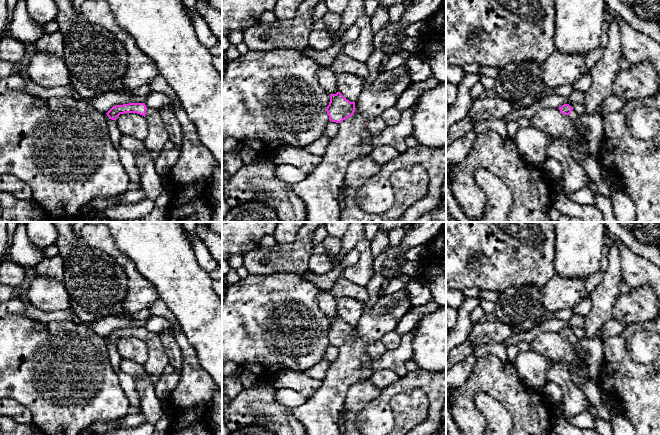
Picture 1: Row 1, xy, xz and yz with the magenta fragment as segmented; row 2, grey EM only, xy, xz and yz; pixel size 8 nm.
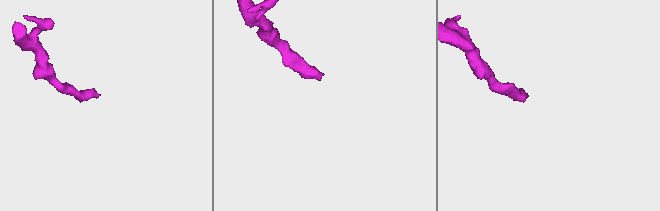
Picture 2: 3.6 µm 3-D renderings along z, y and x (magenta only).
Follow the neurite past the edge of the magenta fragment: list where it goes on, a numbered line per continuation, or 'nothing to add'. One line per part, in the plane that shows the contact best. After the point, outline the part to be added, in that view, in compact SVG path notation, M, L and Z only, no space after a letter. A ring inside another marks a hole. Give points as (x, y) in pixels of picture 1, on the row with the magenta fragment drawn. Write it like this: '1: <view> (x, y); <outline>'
1: xy (157, 136); M146 109L145 118L148 122L148 133L143 140L144 146L150 152L161 152L169 140L168 132L157 109Z

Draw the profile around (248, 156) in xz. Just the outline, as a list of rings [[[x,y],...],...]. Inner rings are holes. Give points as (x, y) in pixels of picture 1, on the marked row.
[[[243,146],[239,150],[239,155],[240,155],[241,160],[244,163],[244,165],[259,163],[261,161],[270,159],[270,158],[264,158],[264,157],[262,157],[261,155],[259,155],[256,152],[254,152],[253,150],[251,150],[247,146]]]

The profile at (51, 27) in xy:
[[[53,20],[46,24],[43,24],[43,30],[46,34],[52,34],[59,31],[59,27],[55,20]]]

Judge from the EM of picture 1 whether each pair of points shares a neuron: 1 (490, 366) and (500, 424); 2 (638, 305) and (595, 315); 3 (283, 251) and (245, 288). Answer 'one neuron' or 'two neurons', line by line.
1: two neurons
2: two neurons
3: two neurons

